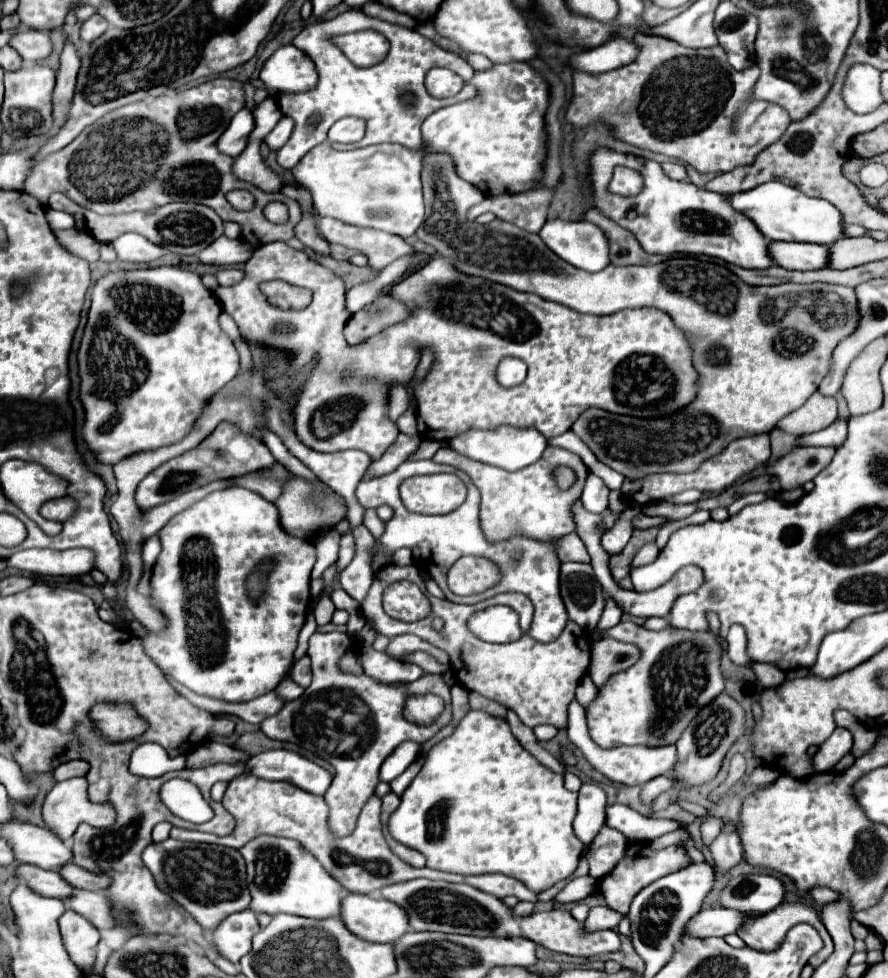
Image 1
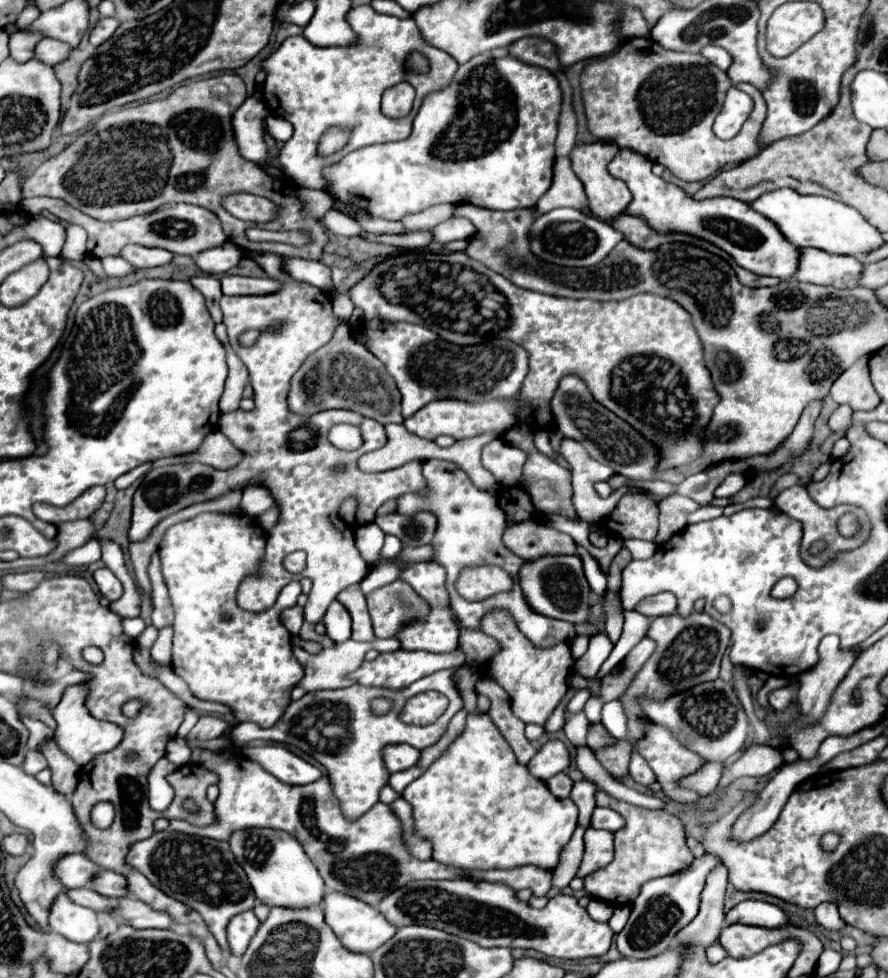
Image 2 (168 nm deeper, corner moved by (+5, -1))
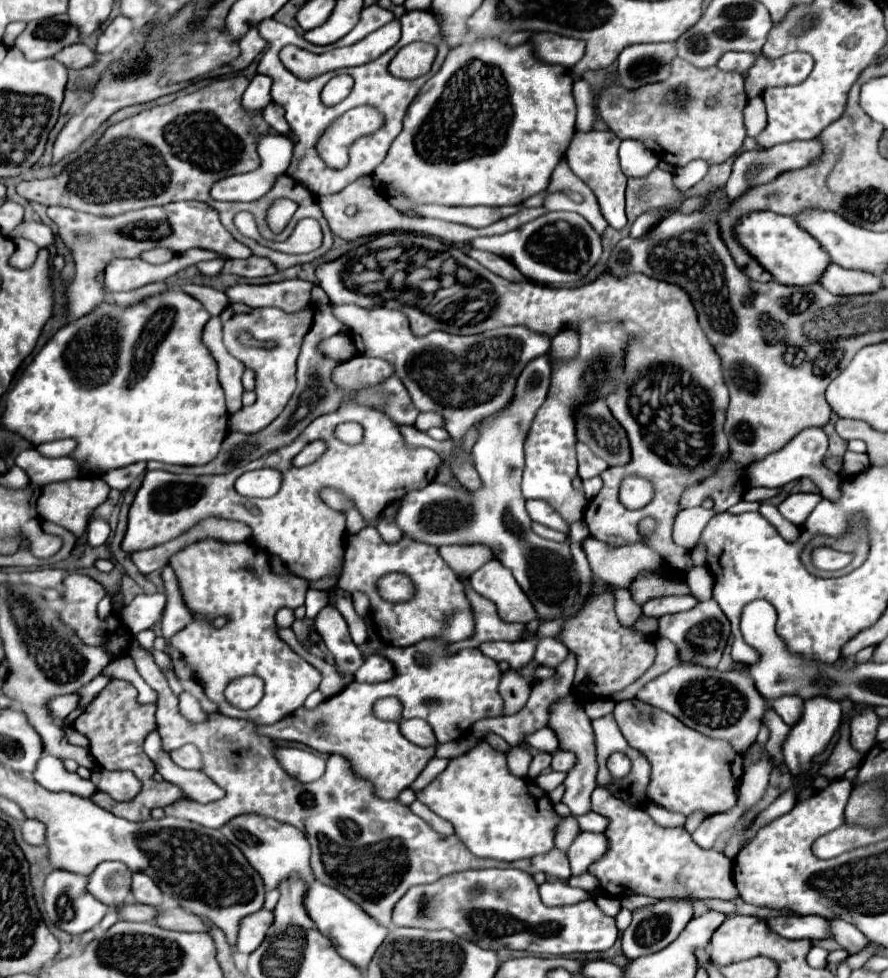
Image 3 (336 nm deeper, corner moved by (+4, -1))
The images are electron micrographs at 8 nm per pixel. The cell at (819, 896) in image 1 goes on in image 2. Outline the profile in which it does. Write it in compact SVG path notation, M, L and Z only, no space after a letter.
M821 902L815 908L815 918L821 926L825 926L829 930L839 930L839 928L845 926L845 922L841 920L841 916L837 912L837 906L833 902Z

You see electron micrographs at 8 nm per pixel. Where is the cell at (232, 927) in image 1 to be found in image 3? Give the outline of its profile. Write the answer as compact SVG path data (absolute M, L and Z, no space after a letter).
M260 910L260 912L244 918L244 922L240 926L238 942L236 942L238 952L252 954L262 944L262 940L264 940L272 922L274 922L274 914L268 912L268 910Z

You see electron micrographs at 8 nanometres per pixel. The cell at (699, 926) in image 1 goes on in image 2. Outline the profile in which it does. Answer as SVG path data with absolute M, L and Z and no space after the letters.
M745 900L739 902L735 908L731 908L725 914L725 924L751 924L751 926L767 926L775 928L781 924L787 924L787 918L783 910L775 904L761 902L761 900Z

